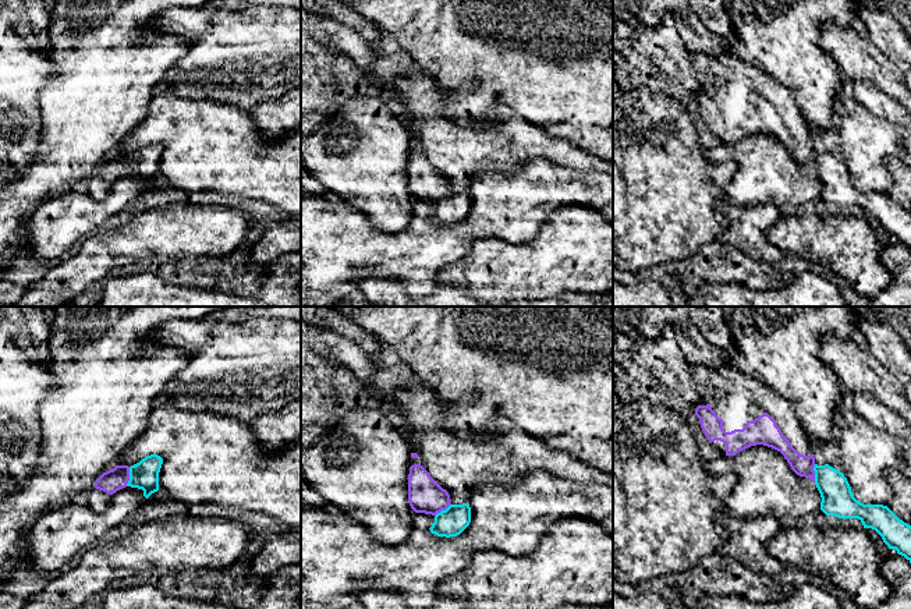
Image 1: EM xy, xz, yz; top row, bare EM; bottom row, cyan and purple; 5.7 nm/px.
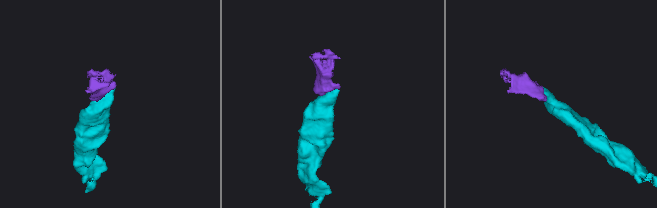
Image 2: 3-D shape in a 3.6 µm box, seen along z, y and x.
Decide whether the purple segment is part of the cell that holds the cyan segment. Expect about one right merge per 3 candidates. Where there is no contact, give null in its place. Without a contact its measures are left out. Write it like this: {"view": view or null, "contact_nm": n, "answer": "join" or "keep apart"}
{"view": "xy", "contact_nm": 110, "answer": "join"}

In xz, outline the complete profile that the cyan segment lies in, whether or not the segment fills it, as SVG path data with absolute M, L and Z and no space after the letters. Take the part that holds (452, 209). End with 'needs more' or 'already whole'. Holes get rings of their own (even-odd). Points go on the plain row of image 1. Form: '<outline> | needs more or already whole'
M421 152L410 155L408 190L415 201L435 205L429 217L437 224L457 224L471 210L469 192L451 192L449 180Z | needs more

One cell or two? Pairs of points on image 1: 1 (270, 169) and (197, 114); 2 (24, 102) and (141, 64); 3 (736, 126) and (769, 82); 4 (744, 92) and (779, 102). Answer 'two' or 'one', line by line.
1: one
2: two
3: one
4: one

